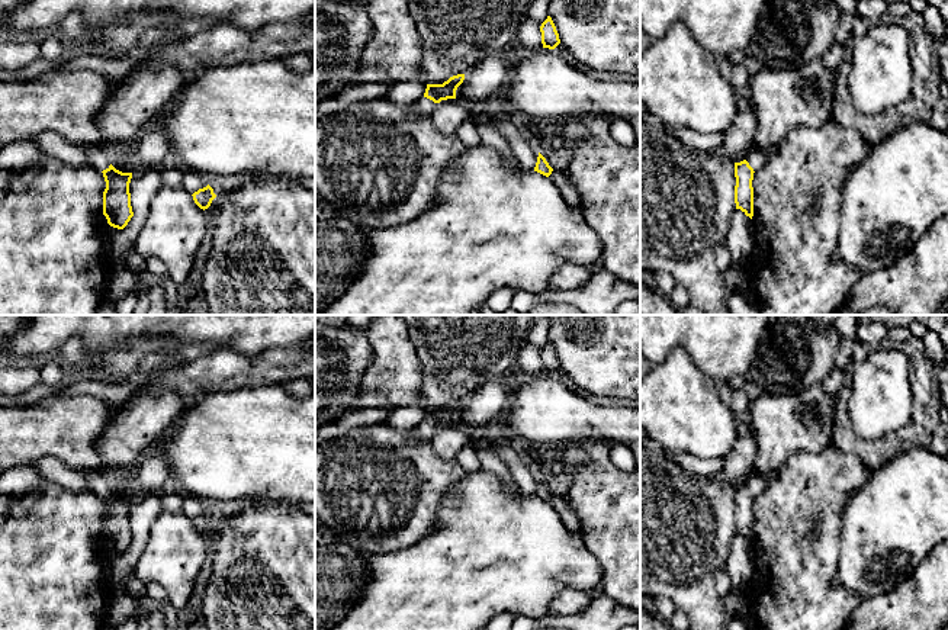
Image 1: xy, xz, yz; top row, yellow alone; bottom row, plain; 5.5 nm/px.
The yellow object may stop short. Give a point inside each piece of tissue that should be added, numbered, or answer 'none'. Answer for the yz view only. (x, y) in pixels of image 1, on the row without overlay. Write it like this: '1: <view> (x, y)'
1: yz (757, 482)

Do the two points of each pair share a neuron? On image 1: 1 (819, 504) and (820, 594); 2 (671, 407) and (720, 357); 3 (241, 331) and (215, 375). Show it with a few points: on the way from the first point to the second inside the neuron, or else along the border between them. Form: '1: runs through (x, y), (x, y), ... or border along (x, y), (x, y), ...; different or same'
1: runs through (819, 526), (819, 572); same
2: border along (681, 347), (714, 382); different
3: border along (217, 349), (228, 349), (244, 357), (263, 354); different

